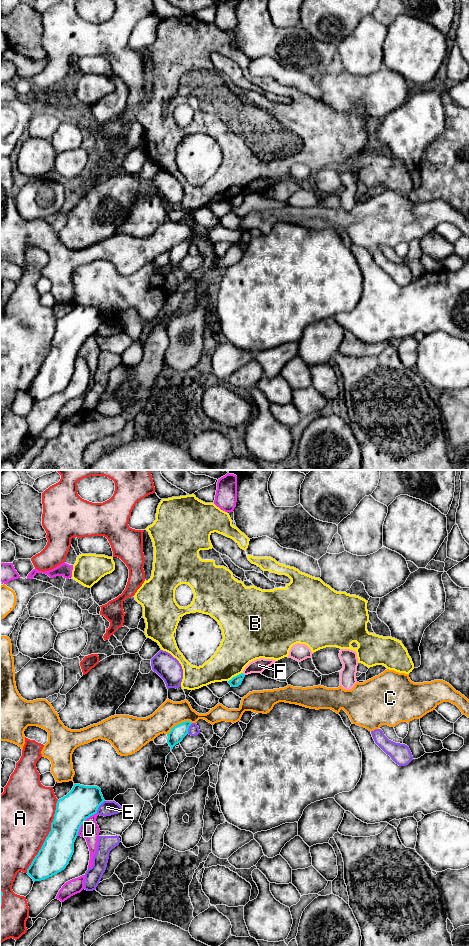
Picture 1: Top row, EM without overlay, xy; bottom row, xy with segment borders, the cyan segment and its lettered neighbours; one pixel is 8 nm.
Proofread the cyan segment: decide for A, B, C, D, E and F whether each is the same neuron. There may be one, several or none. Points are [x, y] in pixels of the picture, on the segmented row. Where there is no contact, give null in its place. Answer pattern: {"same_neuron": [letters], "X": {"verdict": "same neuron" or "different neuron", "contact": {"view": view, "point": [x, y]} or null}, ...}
{"same_neuron": [], "A": {"verdict": "different neuron", "contact": {"view": "xy", "point": [47, 836]}}, "B": {"verdict": "different neuron", "contact": {"view": "xy", "point": [235, 676]}}, "C": {"verdict": "different neuron", "contact": {"view": "xy", "point": [178, 724]}}, "D": {"verdict": "different neuron", "contact": {"view": "xy", "point": [84, 821]}}, "E": {"verdict": "different neuron", "contact": {"view": "xy", "point": [99, 805]}}, "F": {"verdict": "different neuron", "contact": {"view": "xy", "point": [243, 674]}}}

